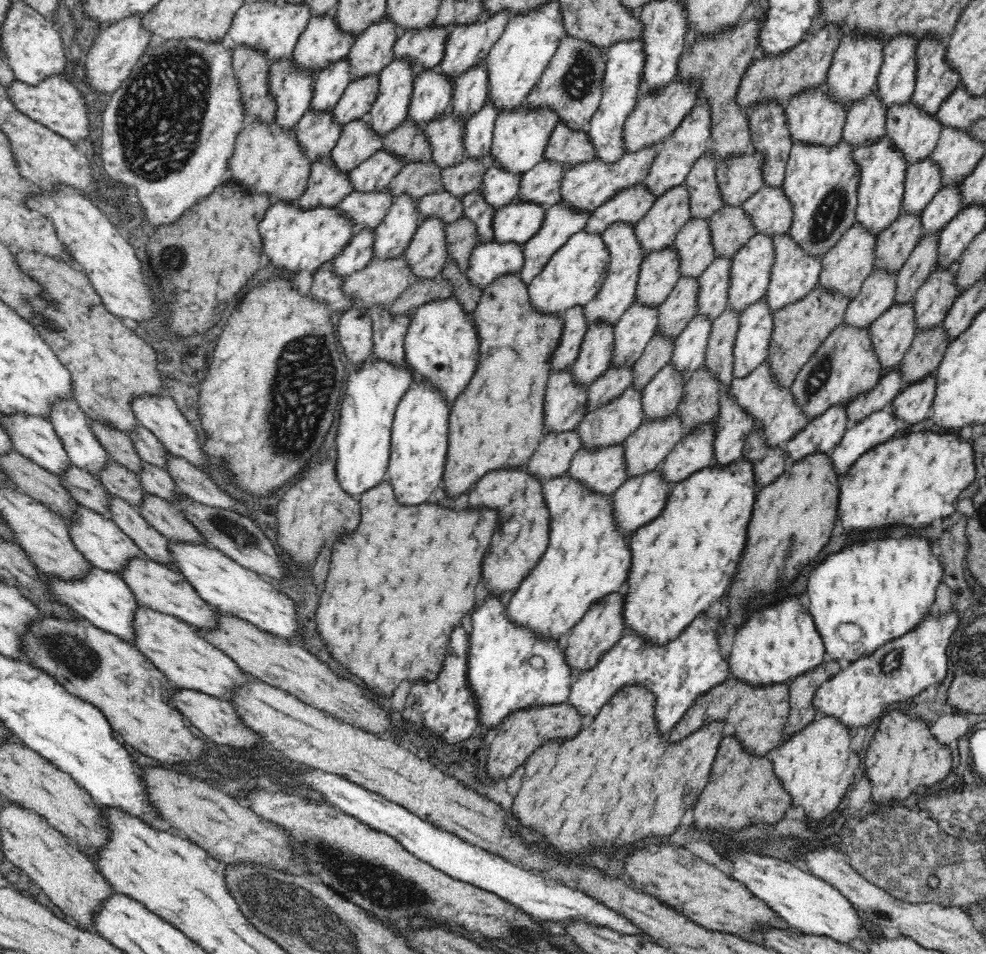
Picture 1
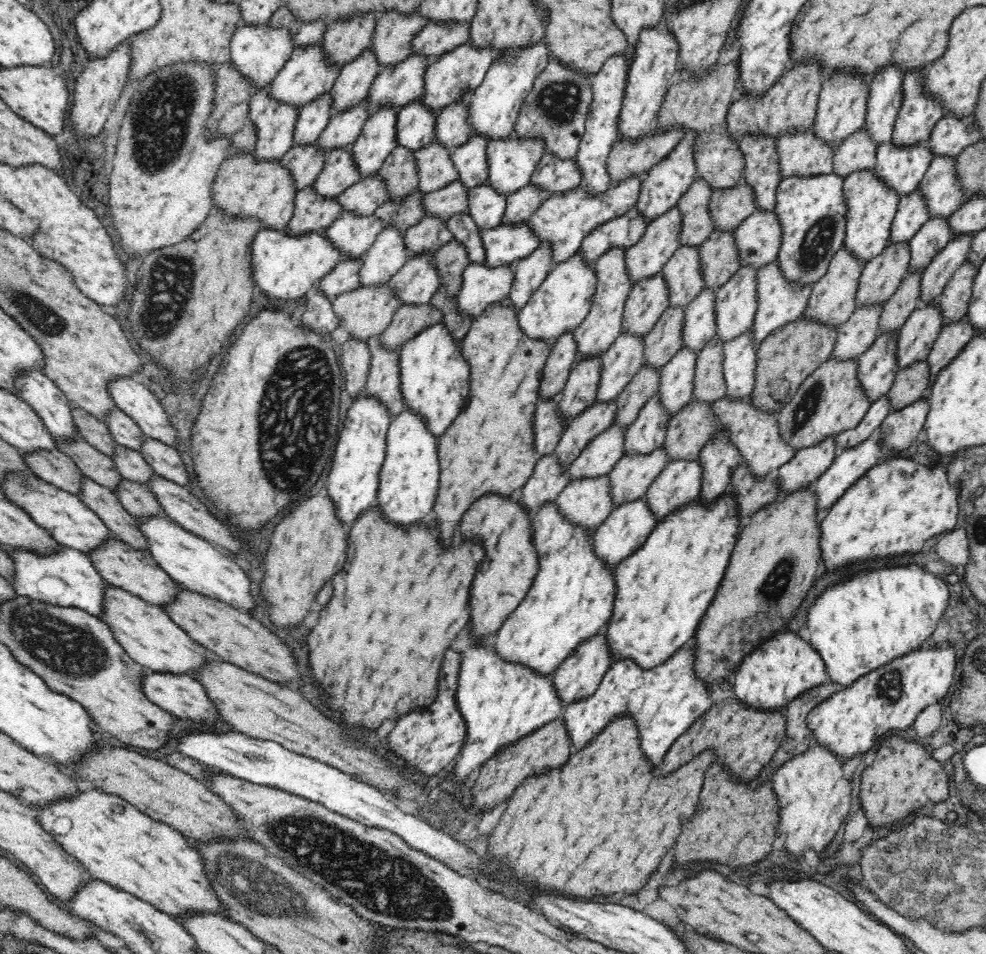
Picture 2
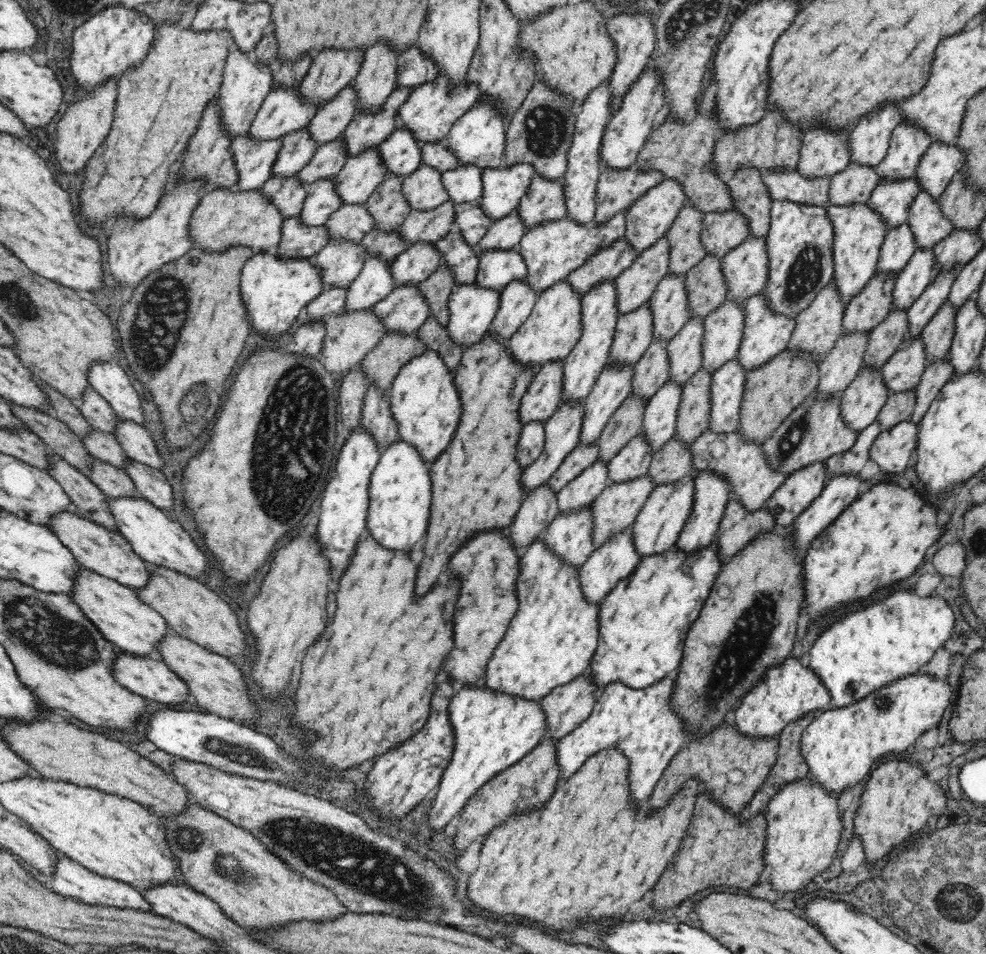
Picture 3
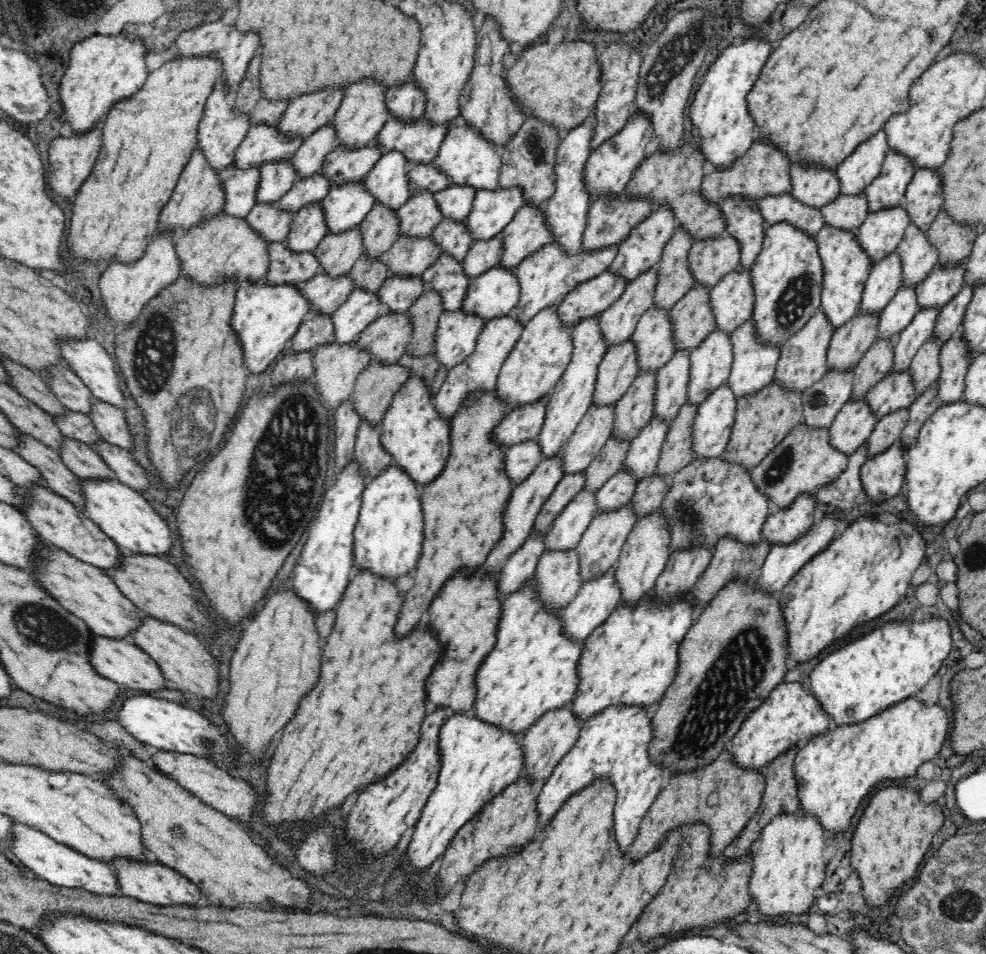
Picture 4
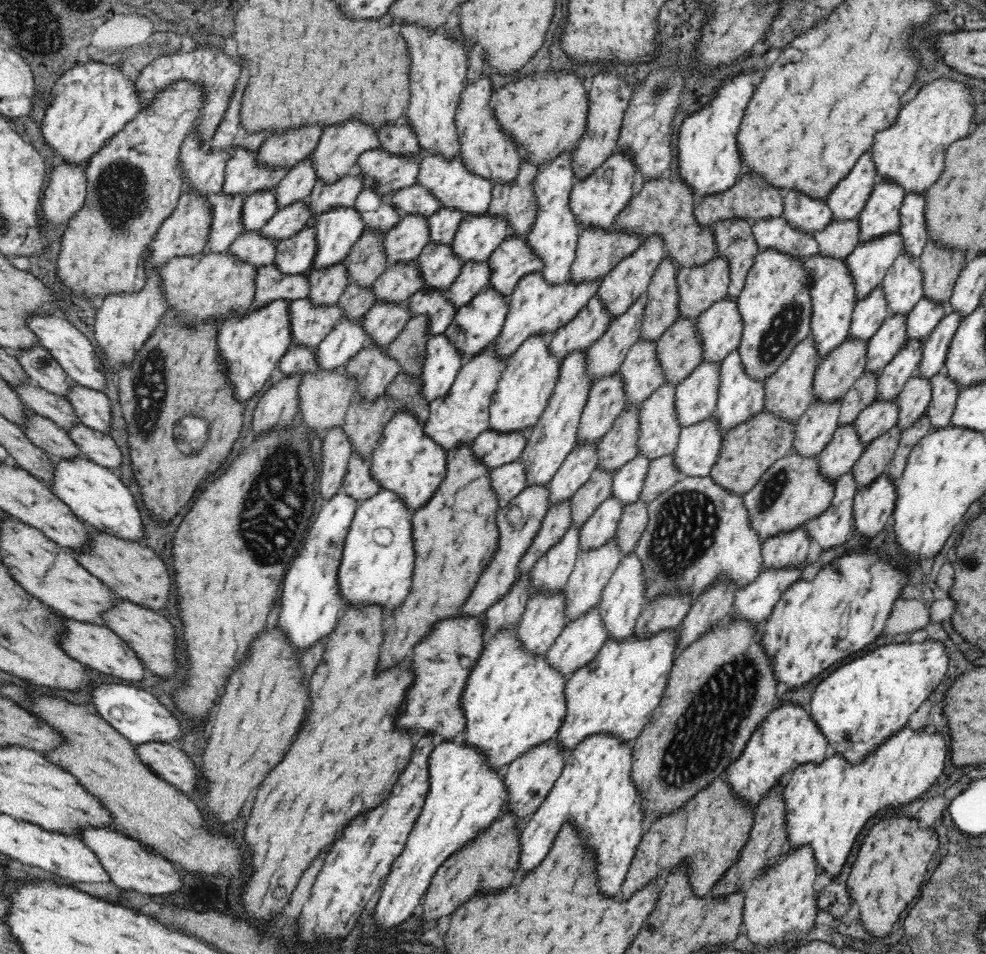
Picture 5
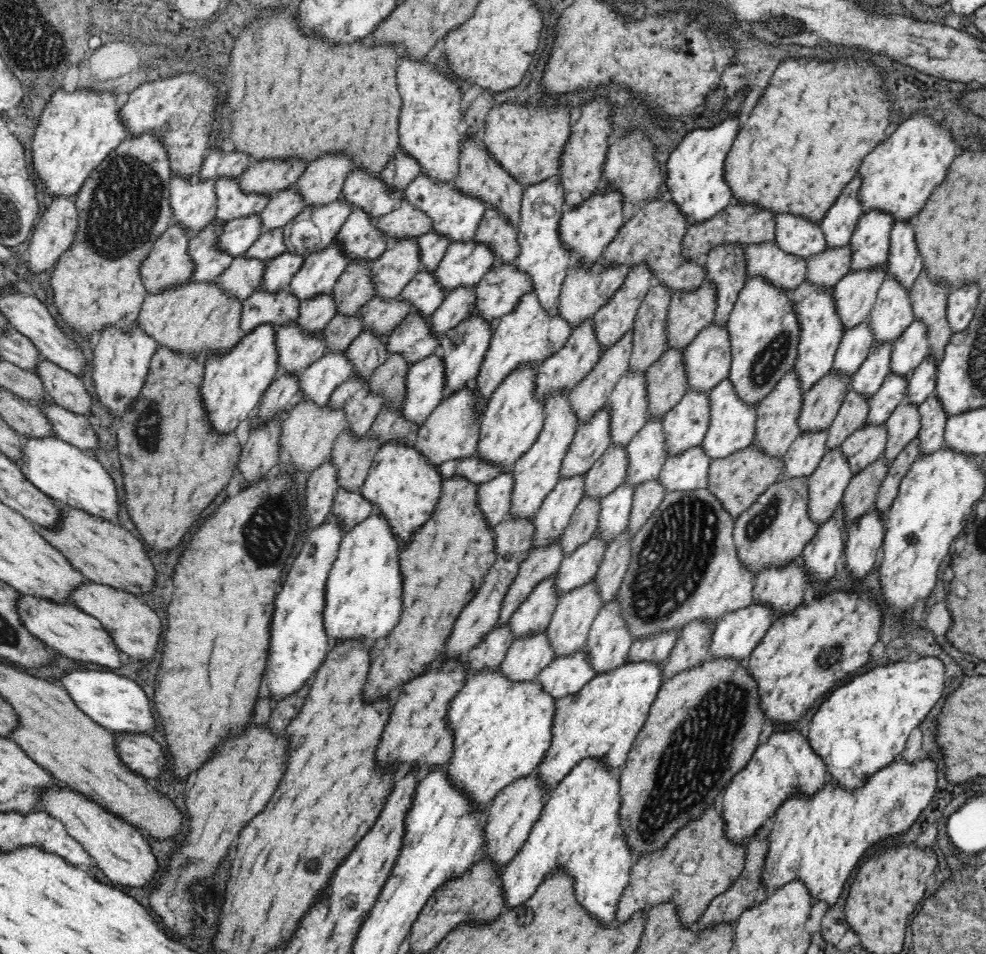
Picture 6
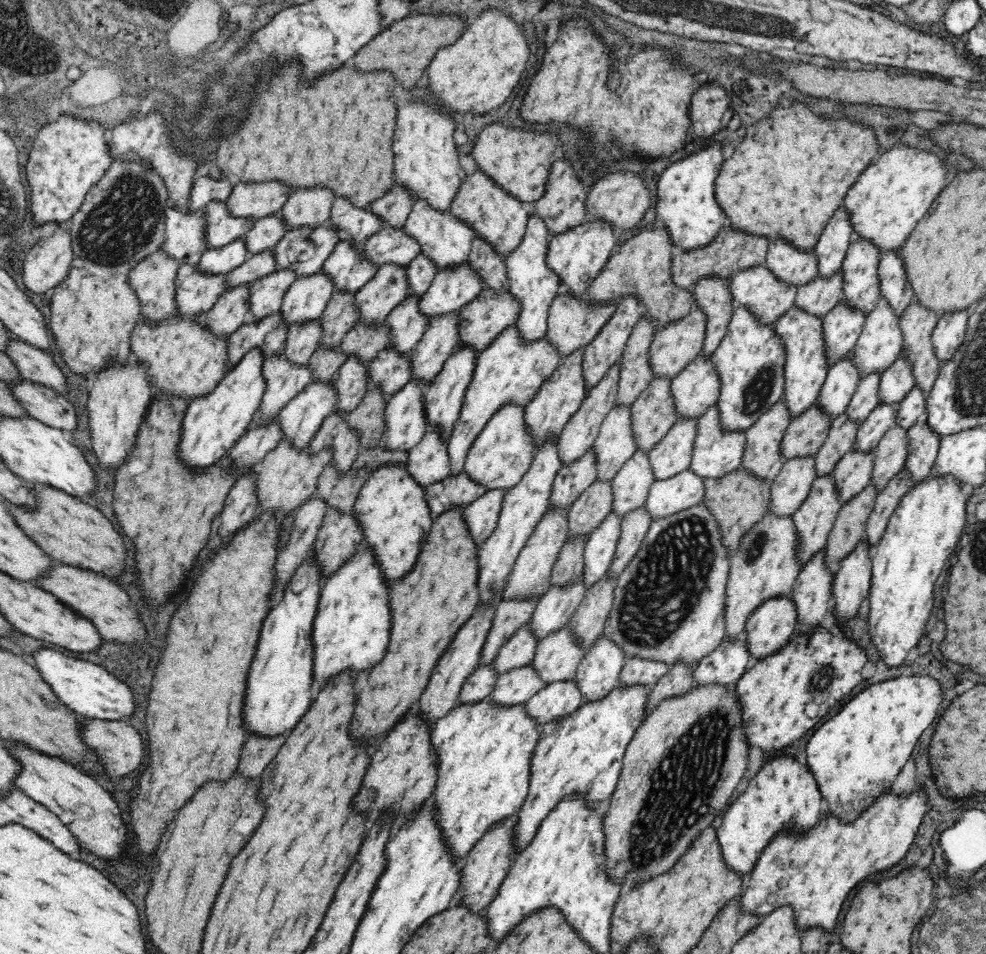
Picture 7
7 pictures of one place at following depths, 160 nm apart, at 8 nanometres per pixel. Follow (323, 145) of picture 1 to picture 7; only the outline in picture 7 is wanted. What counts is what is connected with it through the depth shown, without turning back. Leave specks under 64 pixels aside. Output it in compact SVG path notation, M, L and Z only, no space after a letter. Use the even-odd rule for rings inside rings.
M236 287L223 291L212 310L202 316L202 326L212 335L228 340L231 334L248 322L250 313L248 296L250 296L248 287Z

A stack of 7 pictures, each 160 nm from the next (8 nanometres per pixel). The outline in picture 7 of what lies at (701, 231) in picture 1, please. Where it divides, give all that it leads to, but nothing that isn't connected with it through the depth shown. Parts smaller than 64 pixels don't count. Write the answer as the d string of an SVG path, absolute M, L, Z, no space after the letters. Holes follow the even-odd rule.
M614 407L604 419L593 444L596 481L612 482L623 464L635 453L631 409Z

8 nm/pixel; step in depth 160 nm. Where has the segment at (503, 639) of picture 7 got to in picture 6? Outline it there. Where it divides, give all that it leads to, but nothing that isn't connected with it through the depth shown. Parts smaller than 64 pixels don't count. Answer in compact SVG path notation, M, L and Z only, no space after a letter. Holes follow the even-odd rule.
M560 541L554 546L532 550L519 566L519 572L506 593L499 618L498 627L510 622L512 615L530 596L538 584L548 578L555 578L563 559Z

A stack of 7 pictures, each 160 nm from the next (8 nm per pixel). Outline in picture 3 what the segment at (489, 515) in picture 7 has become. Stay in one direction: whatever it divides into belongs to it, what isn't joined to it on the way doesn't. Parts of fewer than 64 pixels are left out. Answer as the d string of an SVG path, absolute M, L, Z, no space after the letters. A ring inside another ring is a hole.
M542 422L525 424L516 444L516 461L524 470L532 464L545 447L545 426Z

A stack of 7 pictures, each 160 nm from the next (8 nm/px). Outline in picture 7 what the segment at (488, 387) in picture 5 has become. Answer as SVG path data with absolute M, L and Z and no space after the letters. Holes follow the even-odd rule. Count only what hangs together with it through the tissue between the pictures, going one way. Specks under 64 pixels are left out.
M427 431L424 438L408 452L404 466L410 477L425 488L448 477L450 459L446 451L447 443L440 439L440 433Z

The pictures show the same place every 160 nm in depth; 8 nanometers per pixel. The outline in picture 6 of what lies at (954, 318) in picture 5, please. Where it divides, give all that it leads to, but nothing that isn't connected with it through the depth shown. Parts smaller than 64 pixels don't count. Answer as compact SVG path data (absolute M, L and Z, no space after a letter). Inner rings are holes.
M928 358L908 376L908 386L904 401L919 407L928 397L935 395L937 368Z

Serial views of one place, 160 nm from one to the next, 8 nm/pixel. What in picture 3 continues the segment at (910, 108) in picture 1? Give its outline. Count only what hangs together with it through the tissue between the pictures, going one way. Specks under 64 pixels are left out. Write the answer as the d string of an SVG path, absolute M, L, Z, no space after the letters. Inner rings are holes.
M916 177L910 180L886 181L877 185L866 203L880 215L889 231L907 224L910 207L919 192Z

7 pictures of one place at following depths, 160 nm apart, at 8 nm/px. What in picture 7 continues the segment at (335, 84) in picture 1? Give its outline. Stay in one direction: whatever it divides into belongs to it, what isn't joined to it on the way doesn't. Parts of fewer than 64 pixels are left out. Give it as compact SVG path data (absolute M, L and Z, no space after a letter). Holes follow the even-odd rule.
M242 237L222 248L208 249L203 252L196 271L200 275L227 275L248 260L248 251Z

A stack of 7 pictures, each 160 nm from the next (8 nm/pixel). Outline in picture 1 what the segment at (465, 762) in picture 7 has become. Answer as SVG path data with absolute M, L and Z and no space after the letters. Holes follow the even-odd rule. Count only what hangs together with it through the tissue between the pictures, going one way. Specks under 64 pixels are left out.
M562 475L542 481L542 497L550 513L549 544L546 552L533 568L534 572L522 582L522 586L508 598L506 615L516 627L526 627L545 642L562 642L583 616L605 599L625 589L631 564L630 539L625 538L615 524L611 498L590 493L586 487L576 483L570 475Z

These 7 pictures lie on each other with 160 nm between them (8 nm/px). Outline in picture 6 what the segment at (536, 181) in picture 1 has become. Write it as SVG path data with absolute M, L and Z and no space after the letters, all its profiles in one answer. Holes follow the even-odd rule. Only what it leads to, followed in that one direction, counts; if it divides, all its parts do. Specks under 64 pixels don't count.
M457 288L446 294L442 304L433 312L430 333L440 342L448 331L455 329L464 319L472 317L476 312L474 288Z

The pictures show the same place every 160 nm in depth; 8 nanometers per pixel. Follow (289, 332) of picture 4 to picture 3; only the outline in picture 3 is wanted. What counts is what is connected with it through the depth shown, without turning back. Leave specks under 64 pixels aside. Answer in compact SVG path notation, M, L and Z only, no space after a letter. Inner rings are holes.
M261 252L253 254L241 272L240 294L249 324L252 325L250 329L268 344L287 334L295 324L300 310L319 297L322 291L322 279L313 260L286 260L278 258L276 252Z

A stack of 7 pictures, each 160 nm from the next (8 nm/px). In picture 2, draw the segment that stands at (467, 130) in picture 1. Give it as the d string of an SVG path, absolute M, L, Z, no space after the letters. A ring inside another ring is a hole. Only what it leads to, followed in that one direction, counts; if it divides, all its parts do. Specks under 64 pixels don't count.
M478 135L471 136L465 145L451 152L452 165L459 175L458 181L466 190L487 184L489 169L486 152L486 139Z

